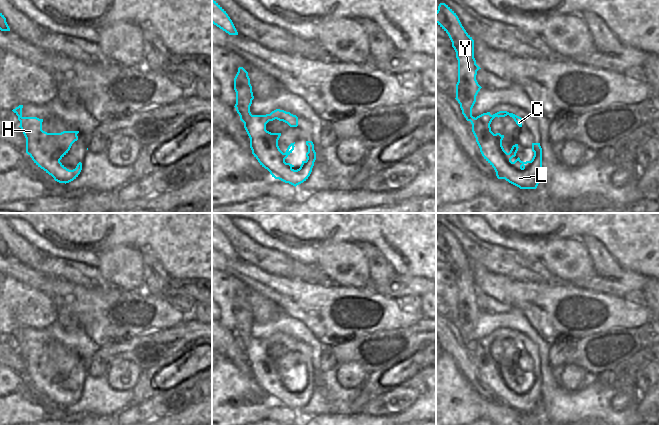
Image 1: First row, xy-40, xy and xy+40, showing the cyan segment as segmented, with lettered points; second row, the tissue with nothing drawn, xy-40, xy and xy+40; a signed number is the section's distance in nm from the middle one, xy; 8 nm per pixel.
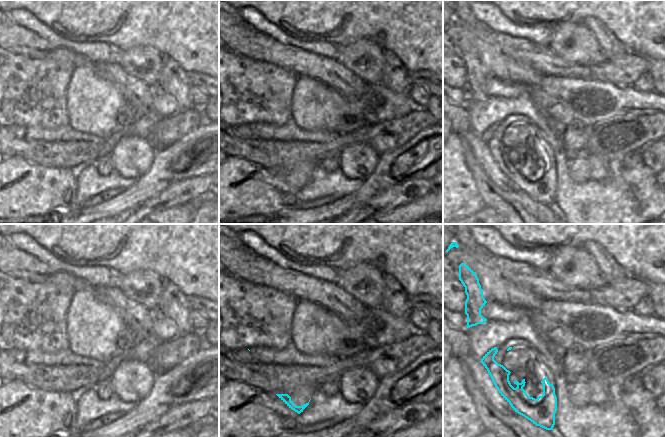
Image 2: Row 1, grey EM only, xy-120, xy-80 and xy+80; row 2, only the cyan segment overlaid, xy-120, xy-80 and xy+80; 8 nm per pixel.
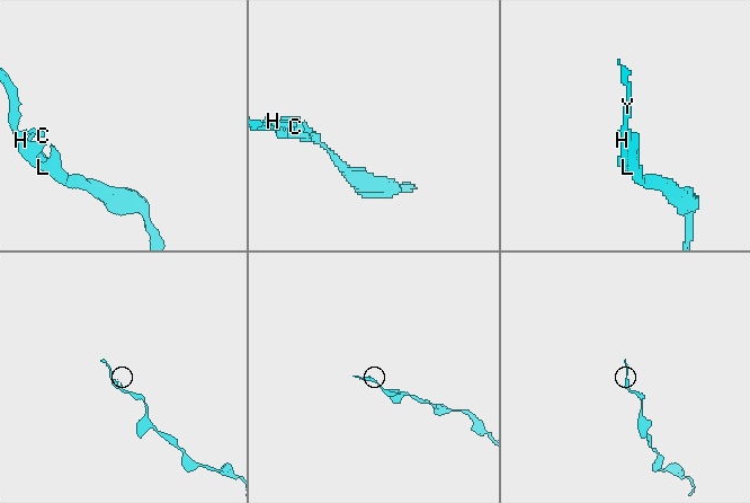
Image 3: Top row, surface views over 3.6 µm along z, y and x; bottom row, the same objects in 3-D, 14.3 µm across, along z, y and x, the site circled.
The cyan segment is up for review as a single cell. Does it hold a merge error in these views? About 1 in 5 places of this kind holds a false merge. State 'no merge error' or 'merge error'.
no merge error

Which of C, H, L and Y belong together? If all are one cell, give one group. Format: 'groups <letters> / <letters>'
groups C H L Y

